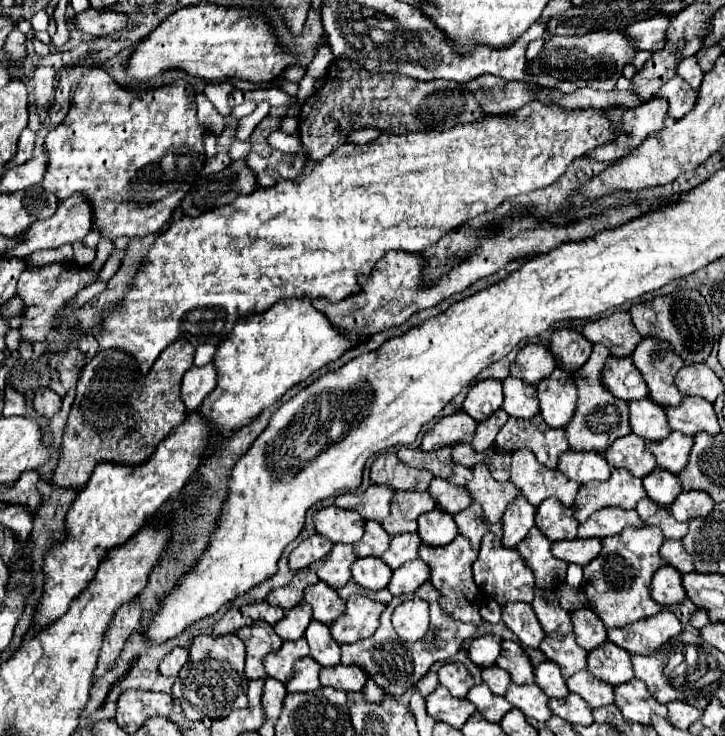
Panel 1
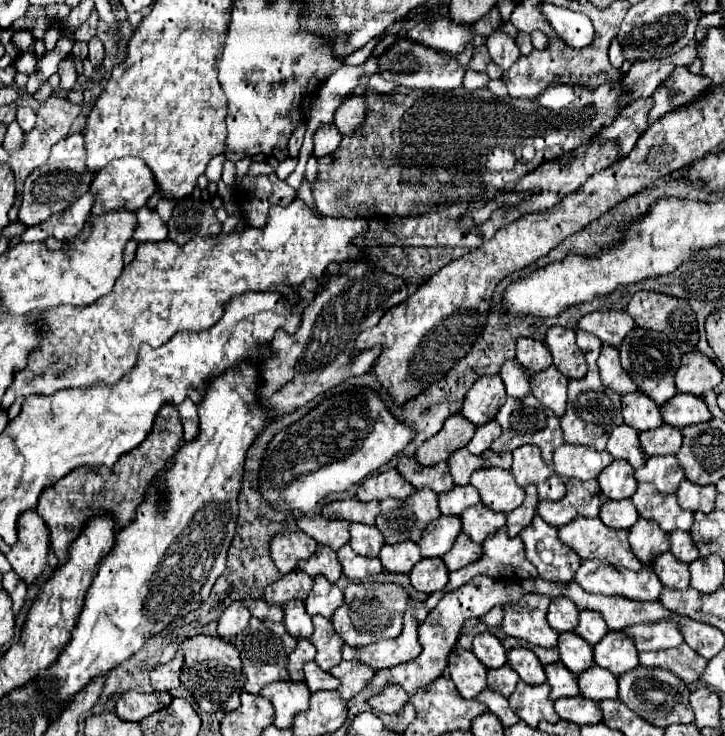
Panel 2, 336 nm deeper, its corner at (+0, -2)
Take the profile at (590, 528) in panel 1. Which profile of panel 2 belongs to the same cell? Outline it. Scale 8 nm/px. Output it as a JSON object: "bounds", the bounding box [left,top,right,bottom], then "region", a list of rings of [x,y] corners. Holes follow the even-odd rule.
{"bounds":[600,500,638,530],"region":[[[608,500],[600,508],[600,520],[606,526],[610,526],[610,528],[624,528],[624,530],[628,530],[630,526],[636,524],[638,510],[632,504],[632,500],[618,500],[618,502]]]}

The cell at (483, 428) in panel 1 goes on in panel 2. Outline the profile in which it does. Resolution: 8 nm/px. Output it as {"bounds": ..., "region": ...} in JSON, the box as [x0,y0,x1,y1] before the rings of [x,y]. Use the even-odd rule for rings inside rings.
{"bounds":[468,420,500,454],"region":[[[492,420],[492,422],[488,422],[488,424],[482,424],[482,426],[478,426],[474,438],[470,440],[468,450],[474,452],[474,454],[484,454],[486,450],[490,450],[492,442],[494,442],[498,436],[500,436],[500,424],[498,424],[496,420]]]}

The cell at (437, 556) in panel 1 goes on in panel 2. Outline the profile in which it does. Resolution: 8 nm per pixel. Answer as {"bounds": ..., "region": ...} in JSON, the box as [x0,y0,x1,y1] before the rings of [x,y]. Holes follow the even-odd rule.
{"bounds":[442,532,482,572],"region":[[[460,532],[456,544],[452,546],[450,552],[446,552],[442,556],[442,560],[446,562],[448,570],[454,572],[454,570],[460,570],[460,568],[464,568],[464,566],[480,560],[480,556],[482,556],[482,546],[476,544],[476,542],[472,542],[468,534]]]}

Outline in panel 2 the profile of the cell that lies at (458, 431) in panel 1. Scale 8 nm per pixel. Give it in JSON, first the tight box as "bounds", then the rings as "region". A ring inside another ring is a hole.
{"bounds":[416,414,476,466],"region":[[[452,414],[446,422],[444,428],[428,438],[418,450],[416,450],[416,460],[422,466],[434,466],[438,462],[448,462],[448,456],[452,456],[456,450],[464,448],[476,432],[476,426],[462,418],[460,414]]]}

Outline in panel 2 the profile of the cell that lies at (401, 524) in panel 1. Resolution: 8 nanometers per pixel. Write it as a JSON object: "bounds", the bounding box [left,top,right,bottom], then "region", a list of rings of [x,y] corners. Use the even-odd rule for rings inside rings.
{"bounds":[376,488,440,544],"region":[[[418,488],[412,496],[404,498],[404,500],[396,500],[396,498],[388,498],[380,502],[380,514],[376,516],[376,528],[384,534],[386,544],[396,544],[396,542],[420,542],[424,528],[436,520],[440,516],[438,510],[438,498],[430,488]]]}

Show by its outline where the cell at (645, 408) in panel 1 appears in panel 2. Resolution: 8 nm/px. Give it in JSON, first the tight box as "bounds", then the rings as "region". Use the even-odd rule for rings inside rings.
{"bounds":[622,390,664,432],"region":[[[640,390],[622,396],[622,416],[626,424],[636,428],[638,432],[652,430],[664,424],[658,406]]]}

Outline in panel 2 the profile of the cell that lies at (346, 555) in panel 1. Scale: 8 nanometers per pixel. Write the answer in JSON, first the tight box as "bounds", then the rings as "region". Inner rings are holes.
{"bounds":[298,544,342,582],"region":[[[318,544],[314,554],[308,560],[302,560],[298,564],[298,568],[310,576],[324,574],[330,582],[336,582],[342,576],[342,568],[340,568],[340,562],[336,558],[336,552],[324,544]]]}

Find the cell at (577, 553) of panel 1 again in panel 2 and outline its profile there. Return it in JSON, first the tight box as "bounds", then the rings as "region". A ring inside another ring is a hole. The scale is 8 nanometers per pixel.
{"bounds":[558,516,642,570],"region":[[[578,516],[570,524],[562,526],[558,534],[560,540],[574,548],[574,552],[582,560],[598,558],[606,560],[616,568],[620,566],[628,570],[642,568],[640,560],[636,560],[628,544],[628,530],[612,530],[598,516],[596,518]]]}

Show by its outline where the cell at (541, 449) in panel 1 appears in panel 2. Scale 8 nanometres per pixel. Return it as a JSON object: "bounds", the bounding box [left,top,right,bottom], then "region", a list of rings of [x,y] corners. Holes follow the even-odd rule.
{"bounds":[492,394,564,466],"region":[[[532,394],[526,396],[526,398],[508,396],[506,404],[496,414],[496,422],[502,426],[502,436],[492,444],[494,452],[512,452],[512,450],[516,450],[518,446],[524,446],[524,444],[536,444],[542,450],[544,462],[550,466],[554,450],[564,444],[562,430],[560,430],[560,424],[558,424],[558,416],[552,414],[544,404],[540,404],[540,400],[536,400]]]}

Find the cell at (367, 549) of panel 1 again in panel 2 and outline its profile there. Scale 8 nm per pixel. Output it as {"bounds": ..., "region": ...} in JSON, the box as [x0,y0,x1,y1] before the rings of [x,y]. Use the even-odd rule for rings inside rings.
{"bounds":[350,524,384,556],"region":[[[350,524],[350,546],[362,556],[378,556],[384,546],[384,538],[376,526]]]}

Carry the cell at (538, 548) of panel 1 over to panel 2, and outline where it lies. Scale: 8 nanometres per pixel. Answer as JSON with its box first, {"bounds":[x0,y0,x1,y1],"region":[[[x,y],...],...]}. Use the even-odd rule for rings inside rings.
{"bounds":[520,516,582,584],"region":[[[534,516],[532,524],[520,532],[526,546],[526,558],[538,568],[540,578],[568,584],[582,564],[582,558],[558,540],[558,528]]]}

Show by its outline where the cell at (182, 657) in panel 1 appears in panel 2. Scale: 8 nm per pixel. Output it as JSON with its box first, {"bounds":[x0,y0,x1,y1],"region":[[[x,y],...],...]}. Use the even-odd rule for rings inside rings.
{"bounds":[150,652,184,692],"region":[[[178,652],[174,656],[174,660],[170,660],[164,666],[158,666],[150,672],[150,680],[152,680],[152,688],[162,692],[162,690],[174,690],[180,686],[180,668],[182,668],[184,660],[182,660],[182,652]]]}

